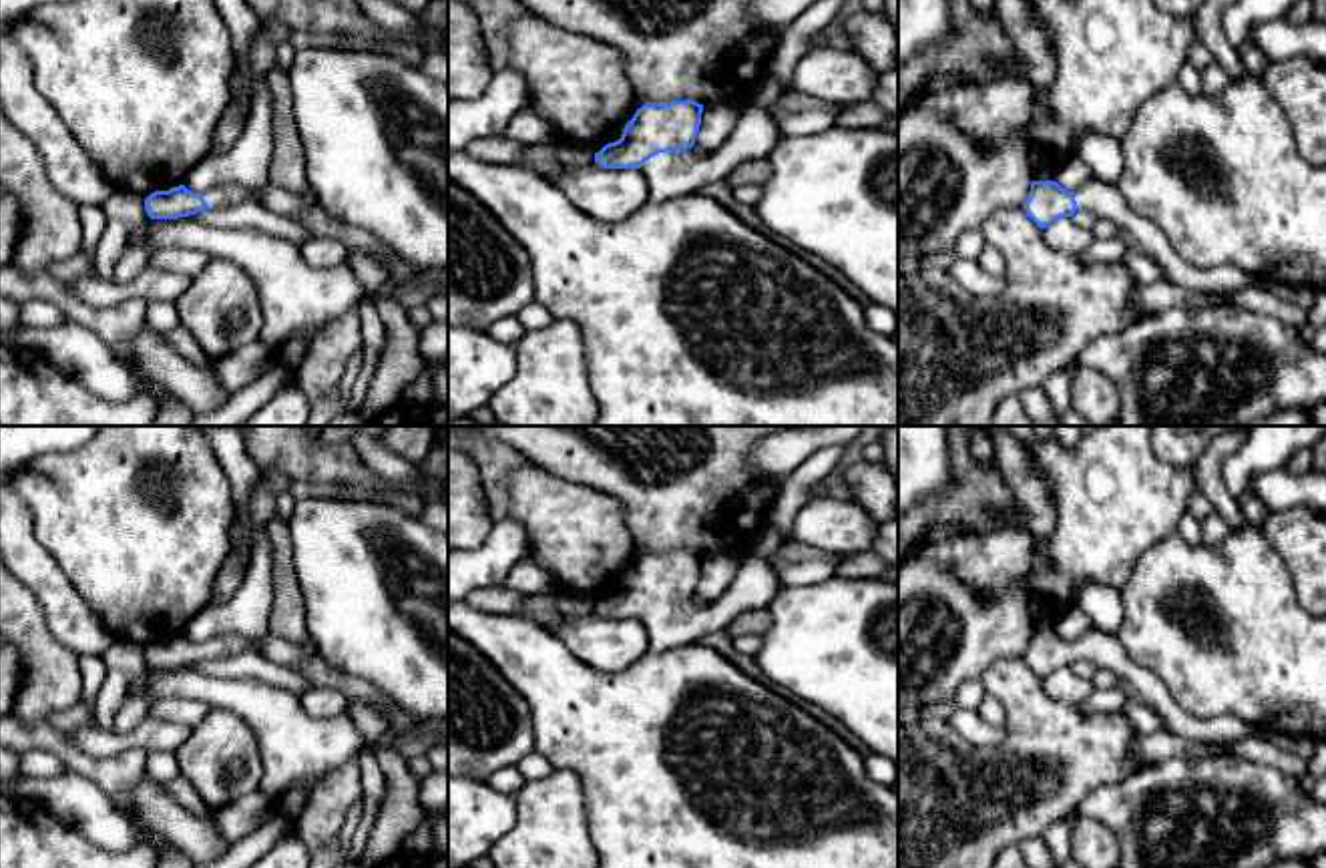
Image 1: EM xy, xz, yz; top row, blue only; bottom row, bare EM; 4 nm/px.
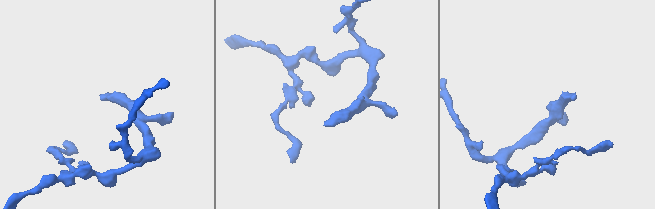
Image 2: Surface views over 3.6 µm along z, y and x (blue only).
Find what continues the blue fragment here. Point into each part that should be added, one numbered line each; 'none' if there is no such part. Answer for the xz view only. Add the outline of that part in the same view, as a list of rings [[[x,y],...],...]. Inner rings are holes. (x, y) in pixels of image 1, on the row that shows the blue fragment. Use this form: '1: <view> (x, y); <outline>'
1: xz (674, 173); [[[743,106],[737,125],[725,143],[703,157],[687,151],[667,151],[641,165],[649,183],[649,201],[699,193],[705,185],[723,181],[729,171],[747,159],[765,159],[780,139],[780,125],[769,108]]]

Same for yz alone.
1: yz (1101, 199); [[[1091,175],[1087,183],[1075,191],[1075,201],[1079,209],[1109,219],[1117,229],[1131,233],[1137,245],[1163,267],[1167,281],[1209,293],[1244,289],[1250,285],[1264,287],[1260,277],[1234,265],[1199,269],[1183,261],[1153,221],[1143,219],[1129,209],[1117,185],[1109,185]]]

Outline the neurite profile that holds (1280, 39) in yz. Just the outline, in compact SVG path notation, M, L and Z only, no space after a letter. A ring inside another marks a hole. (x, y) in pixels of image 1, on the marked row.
M1286 18L1256 28L1256 42L1268 60L1312 56L1326 64L1326 24L1308 20L1294 24Z

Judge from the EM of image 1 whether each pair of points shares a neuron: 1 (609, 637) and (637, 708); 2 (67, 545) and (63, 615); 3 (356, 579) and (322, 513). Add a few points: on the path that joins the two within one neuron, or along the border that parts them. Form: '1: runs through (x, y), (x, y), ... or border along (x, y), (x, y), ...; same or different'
1: border along (647, 649), (615, 672), (593, 670), (575, 658); different
2: border along (37, 539), (95, 613); different
3: runs through (356, 563), (324, 529); same

